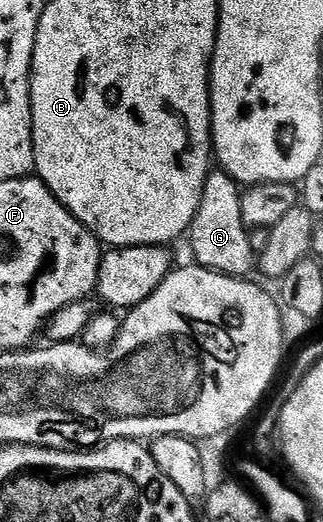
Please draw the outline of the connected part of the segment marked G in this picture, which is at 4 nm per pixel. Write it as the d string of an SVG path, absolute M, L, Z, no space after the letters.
M223 169L211 170L204 184L200 206L196 218L192 221L190 238L192 237L192 253L195 264L203 269L213 269L227 277L253 276L258 265L258 251L252 246L252 235L248 224L242 219L242 186Z

